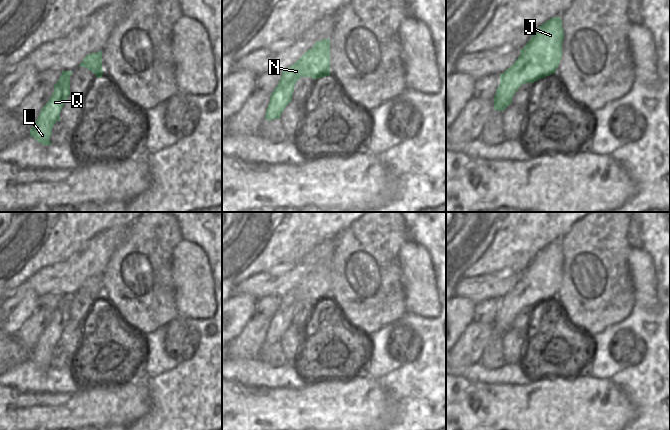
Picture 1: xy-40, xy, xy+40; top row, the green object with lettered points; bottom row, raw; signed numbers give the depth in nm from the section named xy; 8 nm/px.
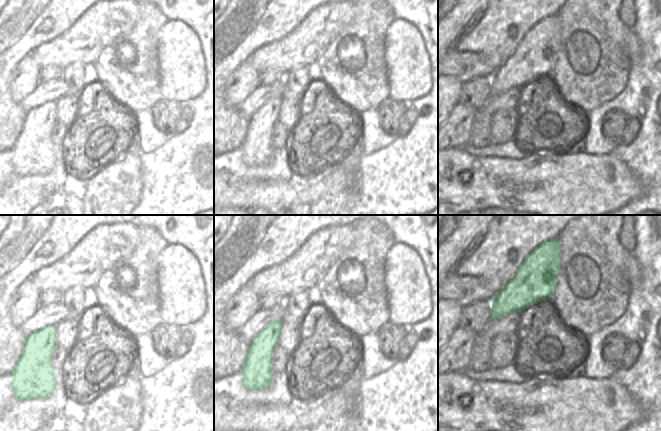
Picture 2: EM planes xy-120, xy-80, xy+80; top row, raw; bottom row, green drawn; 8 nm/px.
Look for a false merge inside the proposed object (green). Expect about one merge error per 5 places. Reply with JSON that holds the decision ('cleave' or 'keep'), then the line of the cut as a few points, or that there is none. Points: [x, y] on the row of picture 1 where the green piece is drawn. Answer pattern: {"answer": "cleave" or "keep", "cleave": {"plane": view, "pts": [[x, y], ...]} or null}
{"answer": "keep", "cleave": null}

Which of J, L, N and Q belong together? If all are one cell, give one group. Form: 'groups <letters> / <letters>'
groups J L N Q

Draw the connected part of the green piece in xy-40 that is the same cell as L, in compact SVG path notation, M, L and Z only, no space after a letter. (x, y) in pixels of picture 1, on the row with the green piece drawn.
M62 71L54 92L42 108L36 122L30 129L30 135L43 145L51 145L52 128L60 121L60 112L70 96L70 76L72 71Z

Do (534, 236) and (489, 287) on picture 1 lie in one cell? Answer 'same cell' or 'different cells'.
different cells

